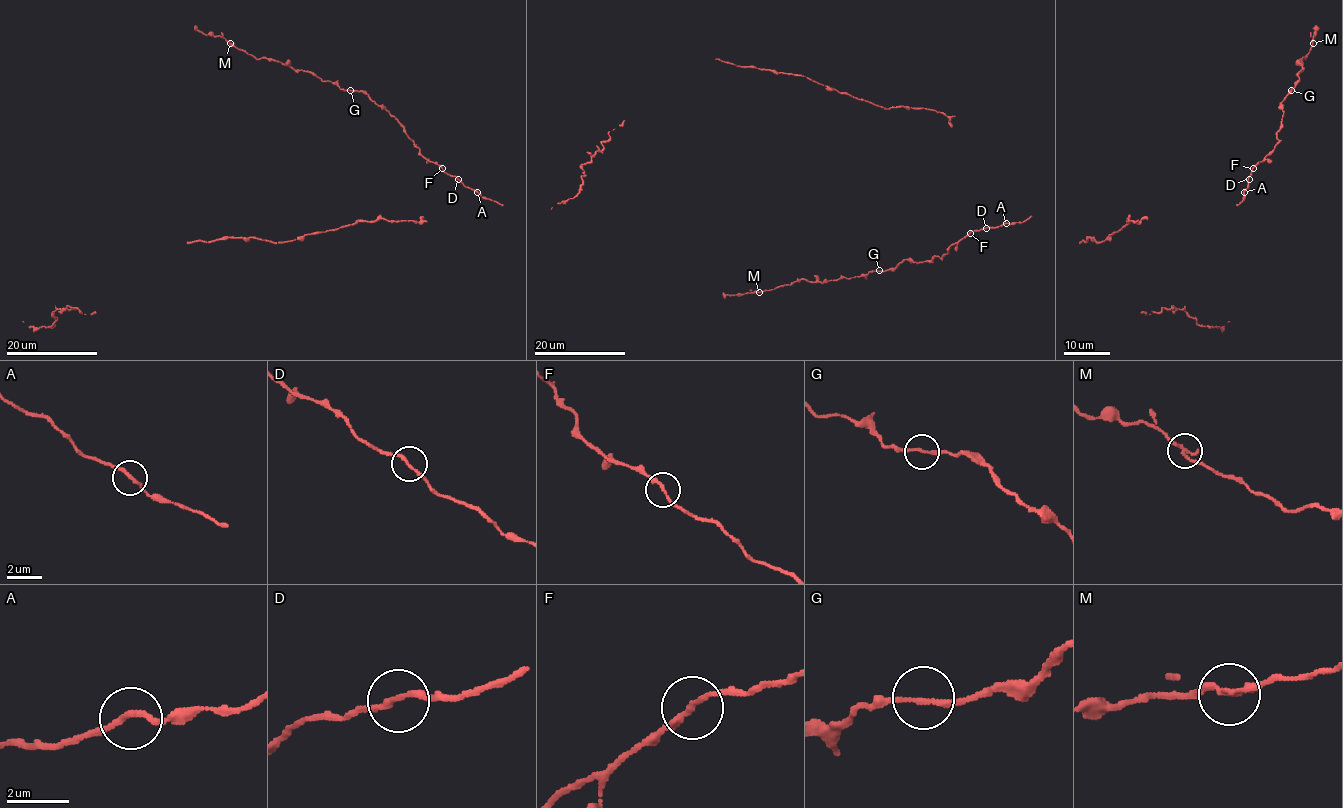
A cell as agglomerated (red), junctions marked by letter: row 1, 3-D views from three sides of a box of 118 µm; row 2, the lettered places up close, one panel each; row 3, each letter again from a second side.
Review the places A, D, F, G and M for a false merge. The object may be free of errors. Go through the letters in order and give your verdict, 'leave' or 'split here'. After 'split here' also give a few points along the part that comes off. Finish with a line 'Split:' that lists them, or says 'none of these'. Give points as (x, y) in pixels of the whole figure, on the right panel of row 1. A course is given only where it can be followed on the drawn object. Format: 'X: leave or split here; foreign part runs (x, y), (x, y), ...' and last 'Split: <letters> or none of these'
A: leave
D: leave
F: leave
G: leave
M: split here; foreign part runs (1313, 43), (1316, 25)
Split: M

